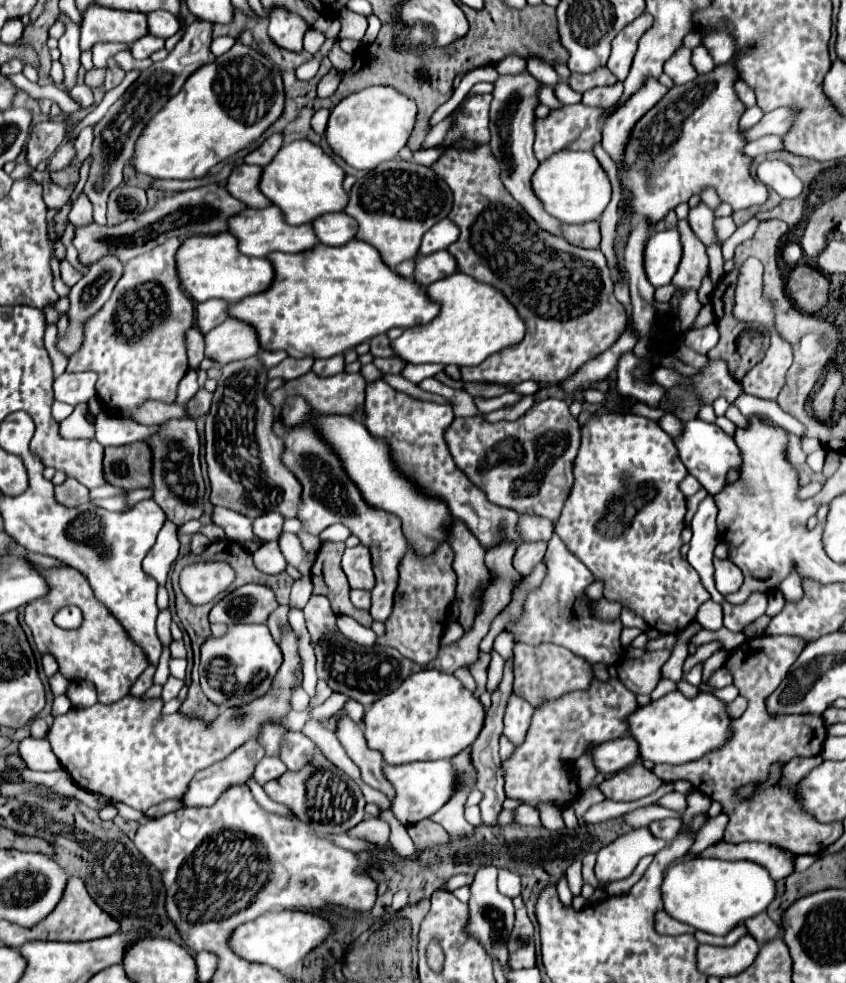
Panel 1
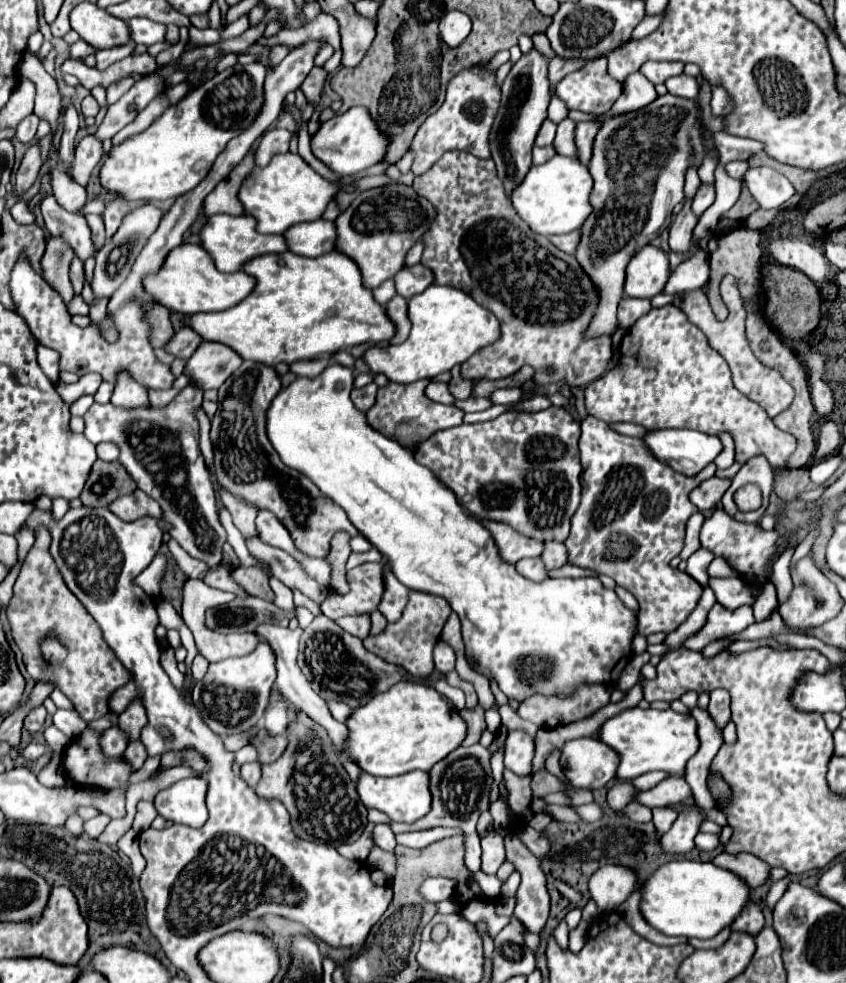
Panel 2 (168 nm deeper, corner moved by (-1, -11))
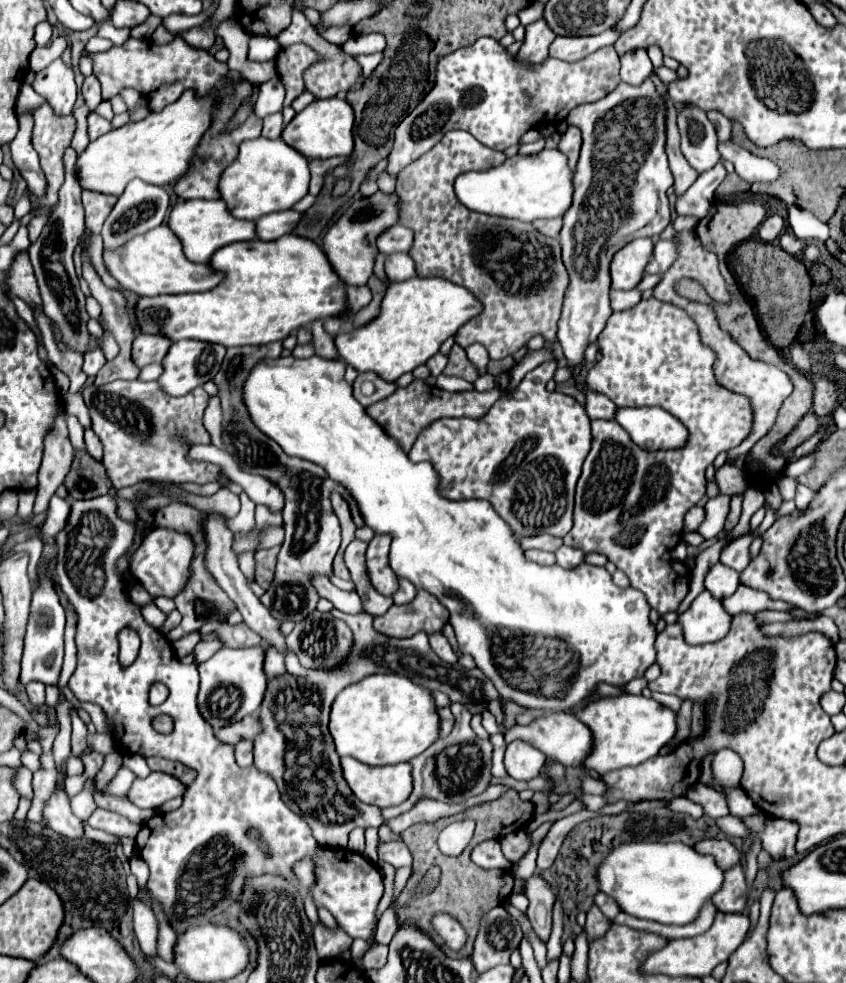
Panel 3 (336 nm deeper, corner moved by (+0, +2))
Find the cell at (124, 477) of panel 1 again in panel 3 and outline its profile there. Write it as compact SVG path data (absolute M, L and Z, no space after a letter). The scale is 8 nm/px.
M78 450L74 454L74 462L64 484L74 500L96 498L112 490L112 482L106 474L104 464L92 458L86 450Z

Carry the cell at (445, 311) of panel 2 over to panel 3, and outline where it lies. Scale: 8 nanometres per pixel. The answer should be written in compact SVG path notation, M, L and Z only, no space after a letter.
M412 278L404 282L392 282L382 300L382 310L368 326L338 334L334 338L338 354L354 366L358 372L378 372L384 380L394 382L406 372L412 372L420 364L426 364L442 346L444 340L456 336L456 332L480 316L482 302L464 286L452 284L444 278Z

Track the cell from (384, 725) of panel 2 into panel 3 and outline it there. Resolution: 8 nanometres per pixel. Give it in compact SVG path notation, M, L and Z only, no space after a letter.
M372 674L336 696L330 734L340 756L352 756L368 766L388 766L408 762L430 748L440 738L440 714L426 686L398 674Z

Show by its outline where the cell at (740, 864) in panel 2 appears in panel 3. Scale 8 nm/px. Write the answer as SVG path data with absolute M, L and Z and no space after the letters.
M716 838L714 840L702 840L694 848L702 854L712 854L720 866L736 866L736 864L740 864L740 858L742 858L738 848L726 838L722 838L722 840L716 840Z

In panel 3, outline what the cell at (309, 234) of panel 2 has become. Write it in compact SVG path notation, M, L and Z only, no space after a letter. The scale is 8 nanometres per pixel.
M296 210L288 212L272 212L272 216L264 216L264 220L256 222L256 228L260 232L260 240L278 240L286 234L292 234L292 230L300 224L302 214Z

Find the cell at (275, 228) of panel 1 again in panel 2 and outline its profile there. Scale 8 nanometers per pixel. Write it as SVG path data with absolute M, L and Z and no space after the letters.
M211 215L207 219L207 223L201 227L199 231L199 239L201 239L201 247L213 255L213 263L217 265L217 269L221 269L221 273L233 273L239 271L241 265L253 257L265 255L265 253L283 253L287 251L285 239L283 235L261 235L255 231L255 219L249 215Z

